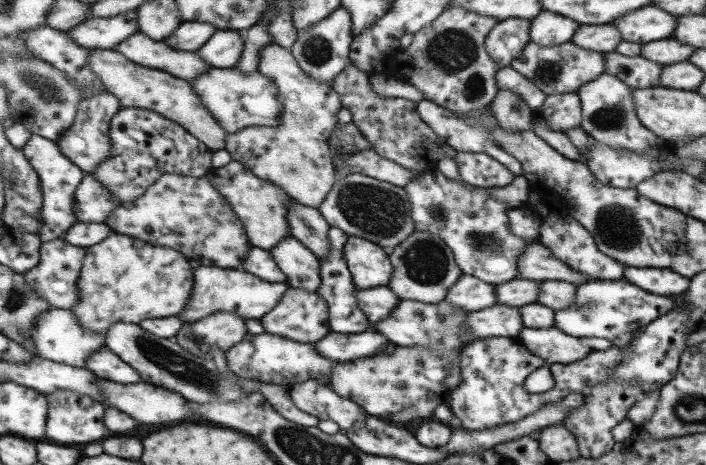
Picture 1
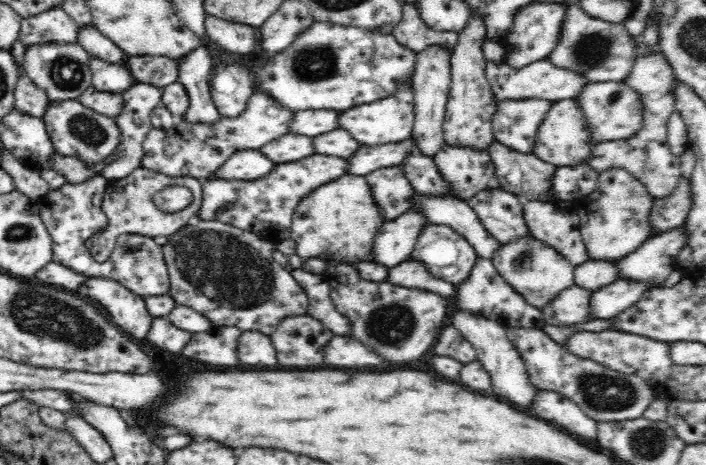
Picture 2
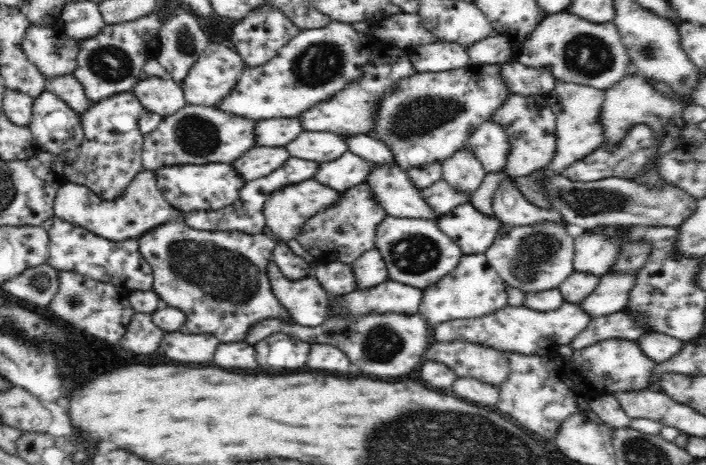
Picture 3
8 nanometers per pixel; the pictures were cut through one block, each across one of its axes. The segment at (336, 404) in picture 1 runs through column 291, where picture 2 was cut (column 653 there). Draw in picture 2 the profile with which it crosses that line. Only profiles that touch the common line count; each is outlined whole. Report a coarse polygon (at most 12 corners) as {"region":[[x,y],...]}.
{"region":[[505,326],[530,382],[598,422],[634,420],[659,395],[572,354],[544,329]]}

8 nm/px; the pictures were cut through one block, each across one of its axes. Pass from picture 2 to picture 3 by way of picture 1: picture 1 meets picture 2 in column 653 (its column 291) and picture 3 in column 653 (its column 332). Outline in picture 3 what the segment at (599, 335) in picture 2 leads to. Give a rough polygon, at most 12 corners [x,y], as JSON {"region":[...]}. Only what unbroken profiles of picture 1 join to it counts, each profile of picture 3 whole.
{"region":[[601,340],[570,361],[597,394],[647,388],[657,363],[637,341]]}

